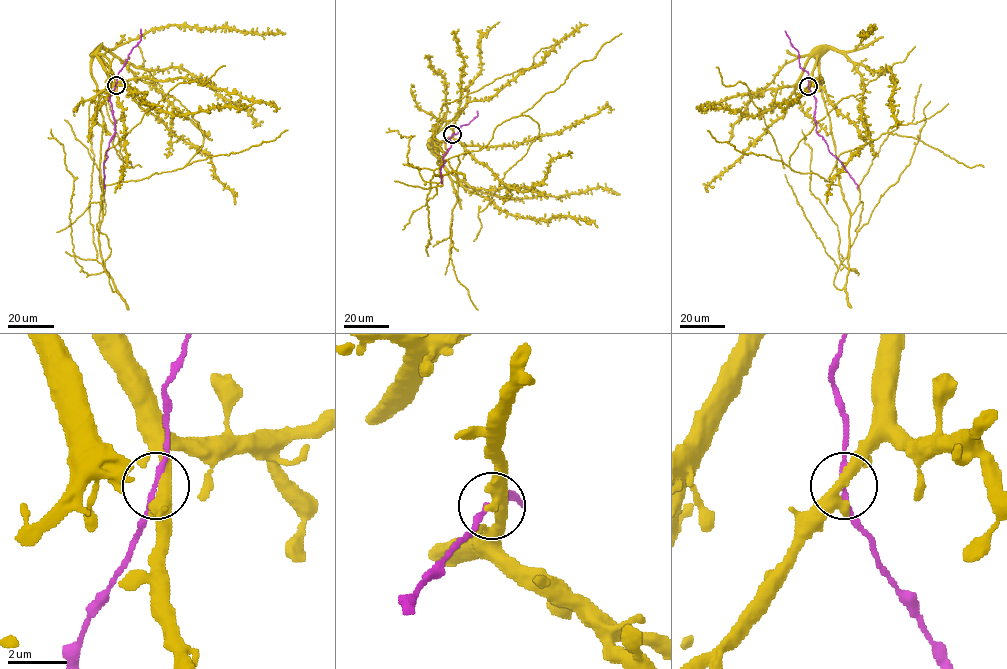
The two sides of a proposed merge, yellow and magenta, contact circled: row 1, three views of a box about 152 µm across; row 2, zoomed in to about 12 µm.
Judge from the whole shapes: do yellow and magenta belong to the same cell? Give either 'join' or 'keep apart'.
join

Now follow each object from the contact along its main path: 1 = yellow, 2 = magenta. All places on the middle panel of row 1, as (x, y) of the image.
1: (453, 134), (428, 145), (440, 155), (436, 175), (452, 170), (446, 159), (430, 180), (428, 256)
2: (453, 134), (446, 142), (451, 142), (444, 155), (441, 183)

